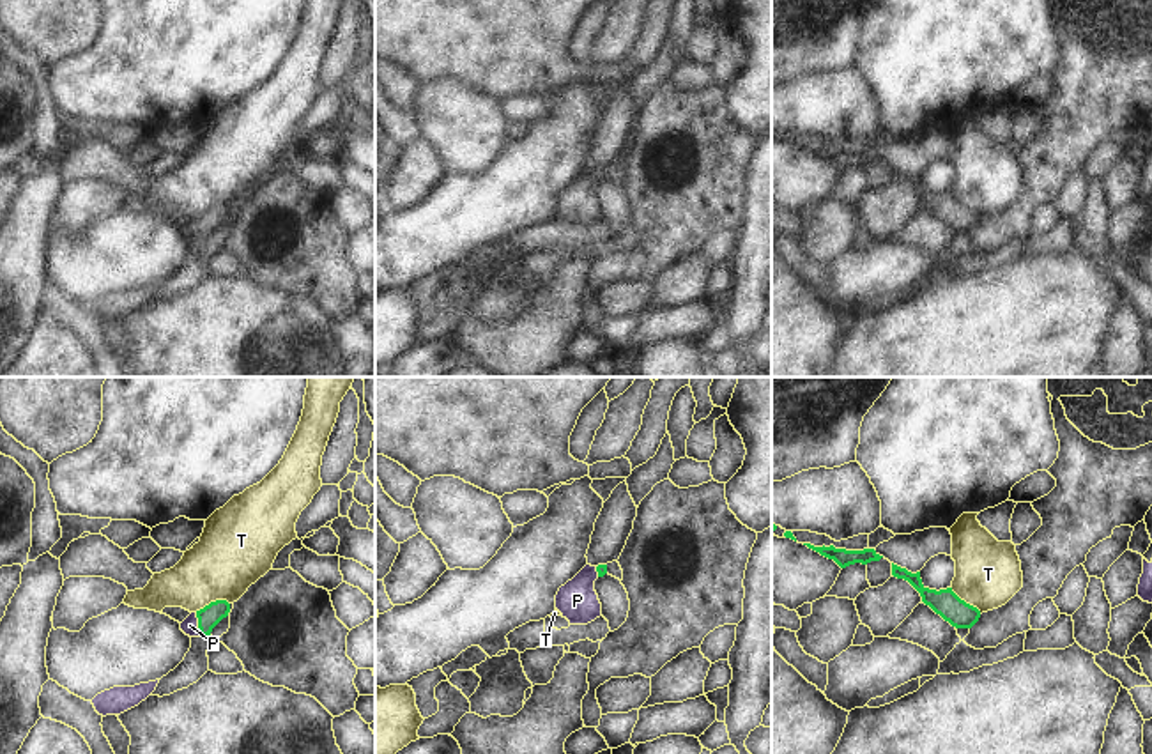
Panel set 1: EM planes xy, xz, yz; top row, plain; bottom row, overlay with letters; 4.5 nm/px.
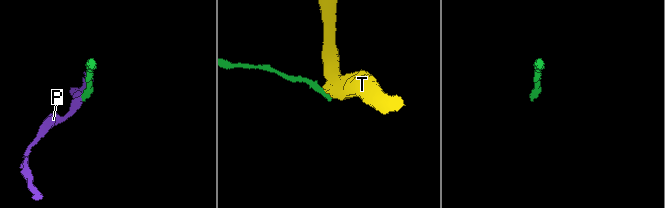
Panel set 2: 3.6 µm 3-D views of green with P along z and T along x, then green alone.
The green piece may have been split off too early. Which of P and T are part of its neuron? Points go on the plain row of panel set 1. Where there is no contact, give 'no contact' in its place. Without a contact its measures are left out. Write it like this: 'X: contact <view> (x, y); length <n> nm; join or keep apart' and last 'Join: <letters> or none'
P: contact xy (199, 227); length 110 nm; join
T: contact xy (211, 206); length 170 nm; keep apart
Join: P

